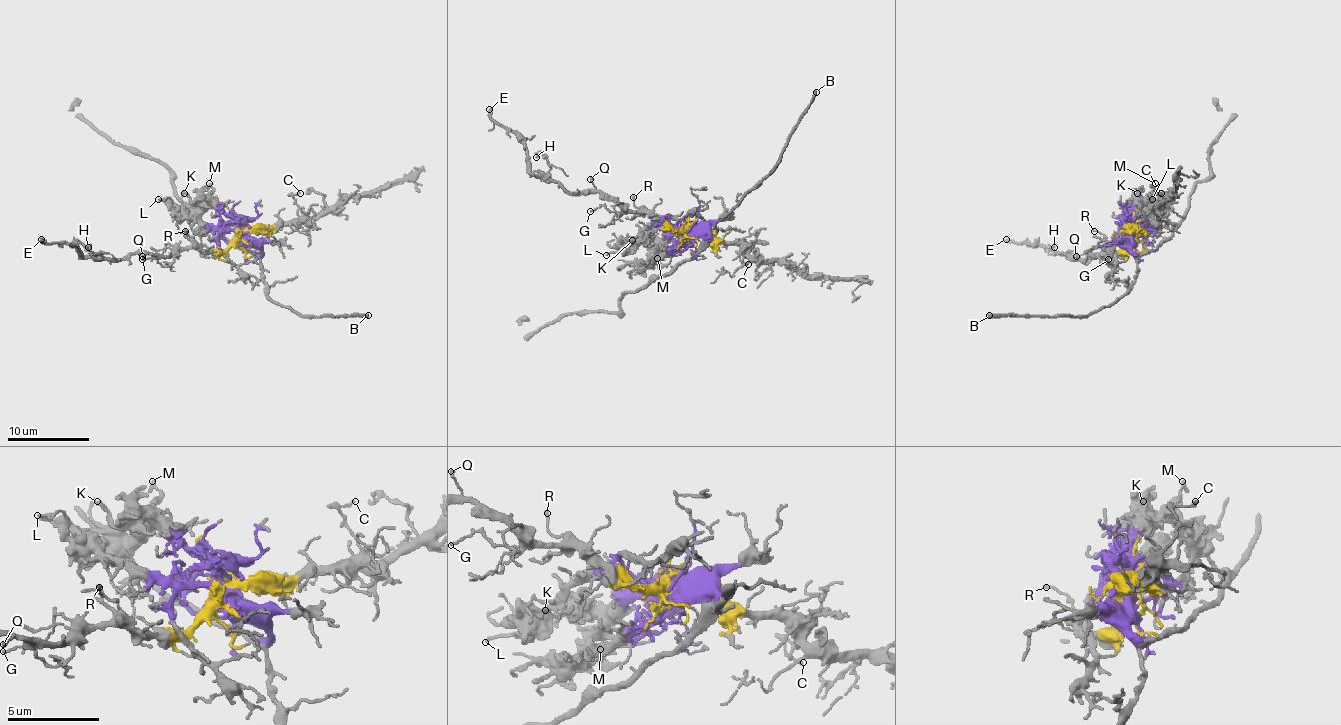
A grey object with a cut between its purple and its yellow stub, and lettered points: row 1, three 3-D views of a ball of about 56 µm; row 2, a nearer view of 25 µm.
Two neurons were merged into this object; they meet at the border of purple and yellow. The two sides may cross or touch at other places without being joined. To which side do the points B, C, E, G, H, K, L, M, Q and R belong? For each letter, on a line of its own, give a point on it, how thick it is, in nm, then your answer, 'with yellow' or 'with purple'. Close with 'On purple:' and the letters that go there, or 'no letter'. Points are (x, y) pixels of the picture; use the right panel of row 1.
B: (989, 315) | 280 nm | with purple
C: (1161, 193) | 80 nm | with yellow
E: (1006, 239) | 260 nm | with yellow
G: (1108, 259) | 110 nm | with yellow
H: (1054, 247) | 180 nm | with yellow
K: (1137, 193) | 180 nm | with purple
L: (1152, 199) | 150 nm | with purple
M: (1155, 183) | 190 nm | with purple
Q: (1076, 256) | 130 nm | with yellow
R: (1094, 231) | 120 nm | with yellow
On purple: B, K, L, M

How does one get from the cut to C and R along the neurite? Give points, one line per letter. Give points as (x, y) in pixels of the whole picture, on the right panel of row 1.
C: (1126, 230), (1153, 216), (1153, 195), (1161, 193)
R: (1126, 230), (1124, 251), (1112, 251), (1104, 236), (1094, 230)

